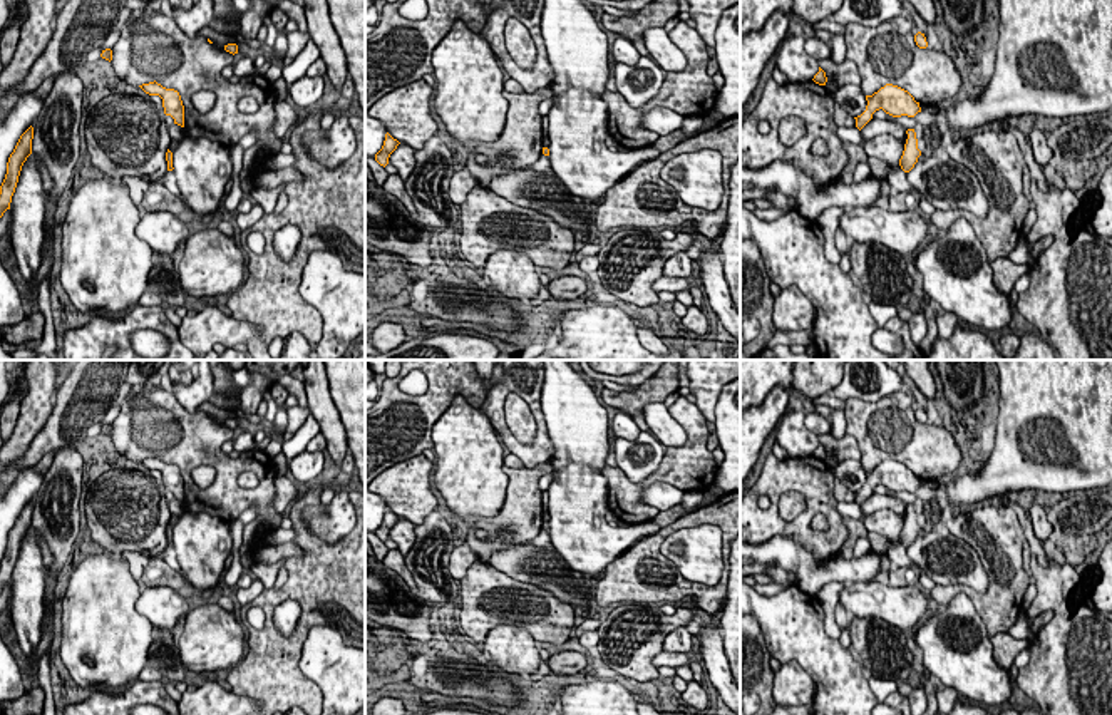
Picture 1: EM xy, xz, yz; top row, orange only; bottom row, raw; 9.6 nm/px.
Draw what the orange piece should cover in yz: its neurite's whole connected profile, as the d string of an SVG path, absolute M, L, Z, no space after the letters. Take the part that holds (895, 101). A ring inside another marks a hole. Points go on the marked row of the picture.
M886 84L873 95L866 95L866 100L866 111L854 117L856 127L859 131L873 119L873 114L879 109L893 117L914 117L918 112L921 112L919 102L916 102L908 90L893 84Z

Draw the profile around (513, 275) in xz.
M512 249L492 253L481 273L491 280L496 291L516 303L521 298L536 298L543 286L531 258Z

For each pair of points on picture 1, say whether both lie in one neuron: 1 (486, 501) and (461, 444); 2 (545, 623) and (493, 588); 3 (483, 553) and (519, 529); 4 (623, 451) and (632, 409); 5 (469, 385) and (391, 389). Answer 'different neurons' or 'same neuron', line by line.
1: same neuron
2: same neuron
3: same neuron
4: different neurons
5: same neuron

